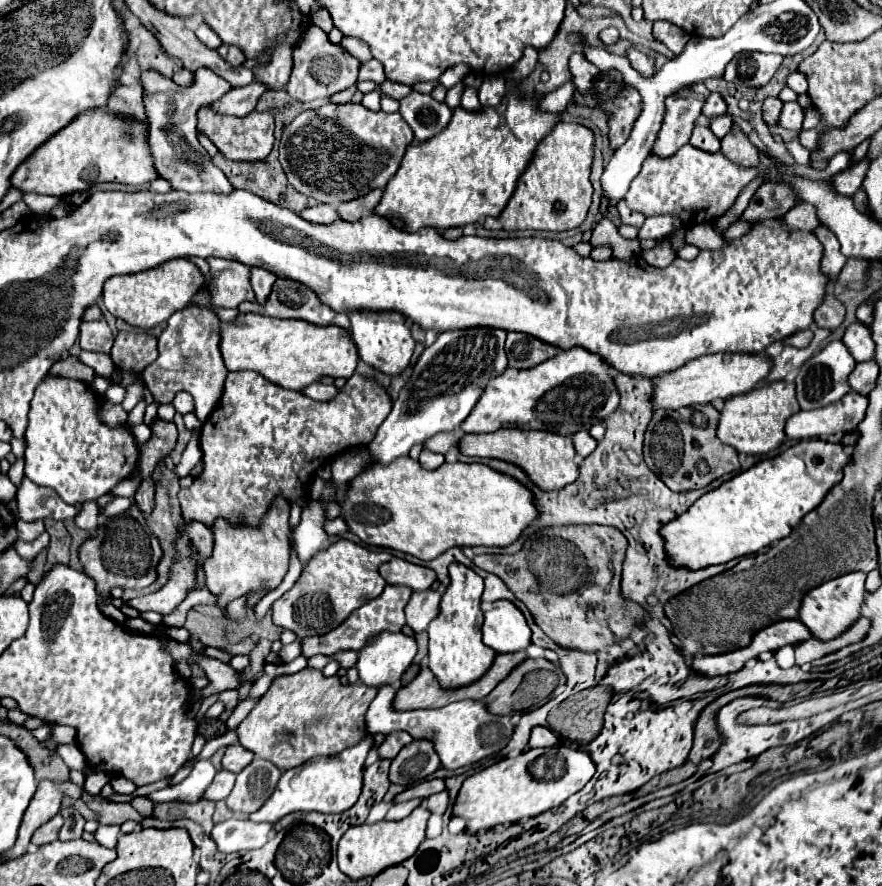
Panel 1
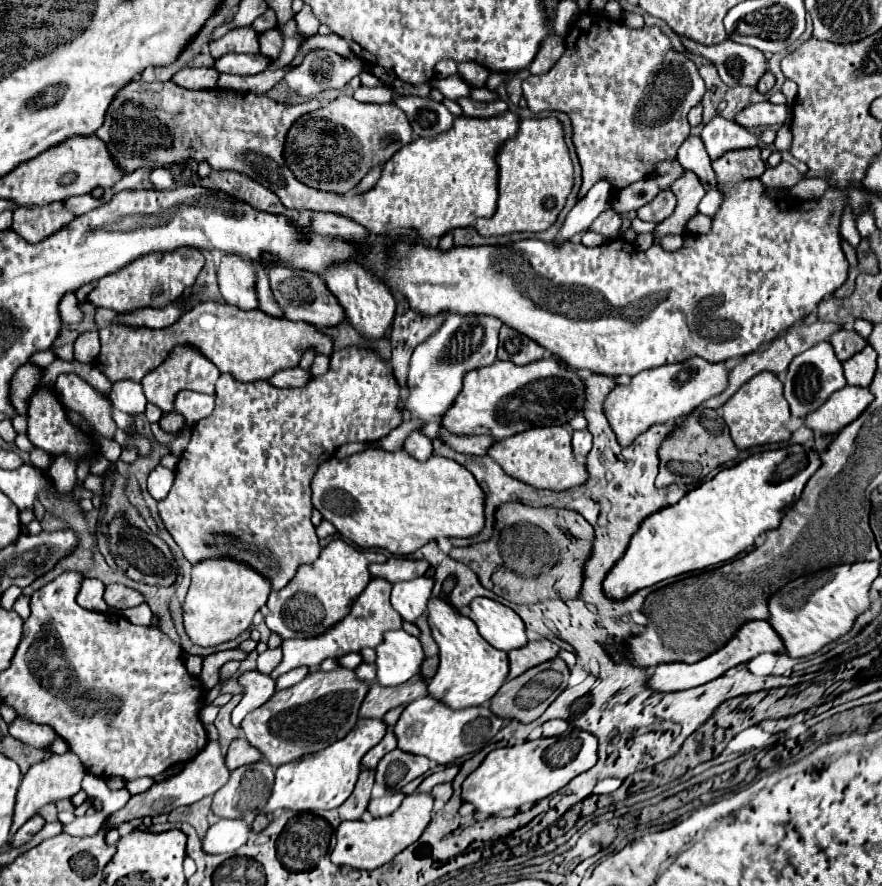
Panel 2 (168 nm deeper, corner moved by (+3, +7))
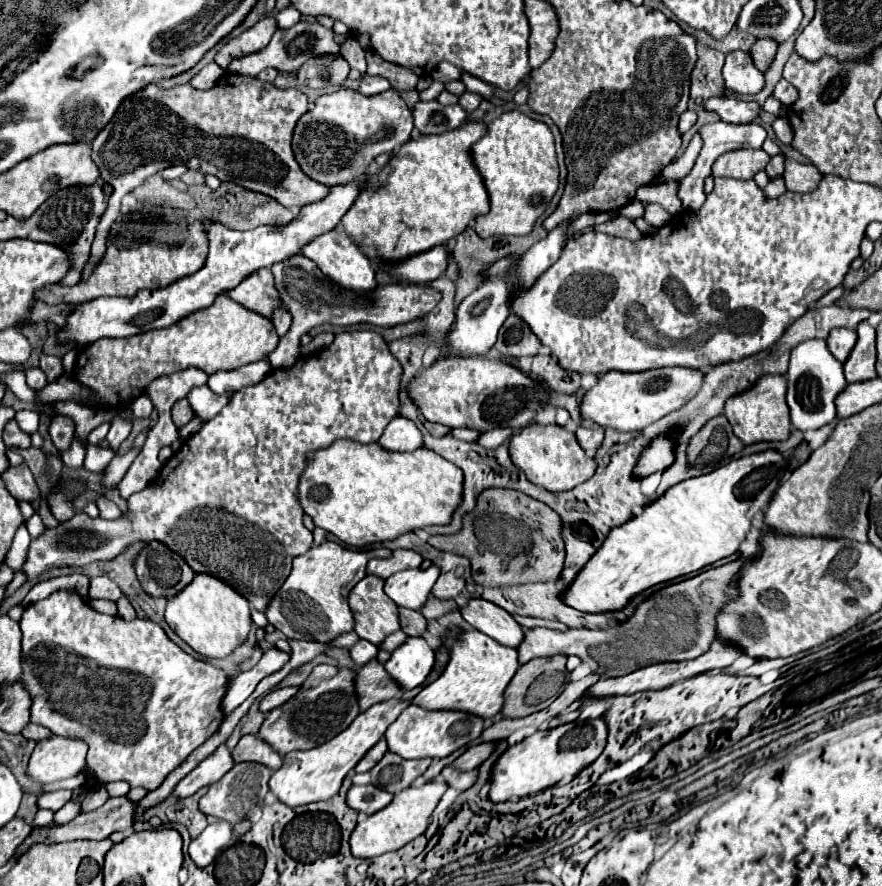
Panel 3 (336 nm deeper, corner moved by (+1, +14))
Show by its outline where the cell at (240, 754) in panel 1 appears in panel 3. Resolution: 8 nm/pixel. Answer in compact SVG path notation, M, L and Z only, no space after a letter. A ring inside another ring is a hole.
M242 736L232 752L232 758L234 762L258 762L268 766L270 770L278 770L282 766L282 756L276 754L258 736Z

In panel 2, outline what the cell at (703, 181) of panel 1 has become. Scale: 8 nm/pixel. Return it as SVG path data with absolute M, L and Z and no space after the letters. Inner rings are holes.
M664 159L660 163L654 163L652 167L652 177L658 183L660 191L670 191L672 183L676 183L684 173L686 169L680 165L678 159Z

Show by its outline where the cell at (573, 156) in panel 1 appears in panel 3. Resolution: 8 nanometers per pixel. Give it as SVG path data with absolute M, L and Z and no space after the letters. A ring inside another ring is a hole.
M518 110L504 112L490 122L486 134L472 144L470 156L490 196L490 212L476 218L476 234L480 238L496 234L528 234L558 188L558 164L550 128Z

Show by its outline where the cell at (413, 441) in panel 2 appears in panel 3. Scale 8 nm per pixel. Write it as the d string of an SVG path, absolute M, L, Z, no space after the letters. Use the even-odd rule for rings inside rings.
M396 416L380 436L380 446L386 450L396 450L396 452L406 452L406 450L416 450L422 446L422 434L416 428L416 424L408 418Z

